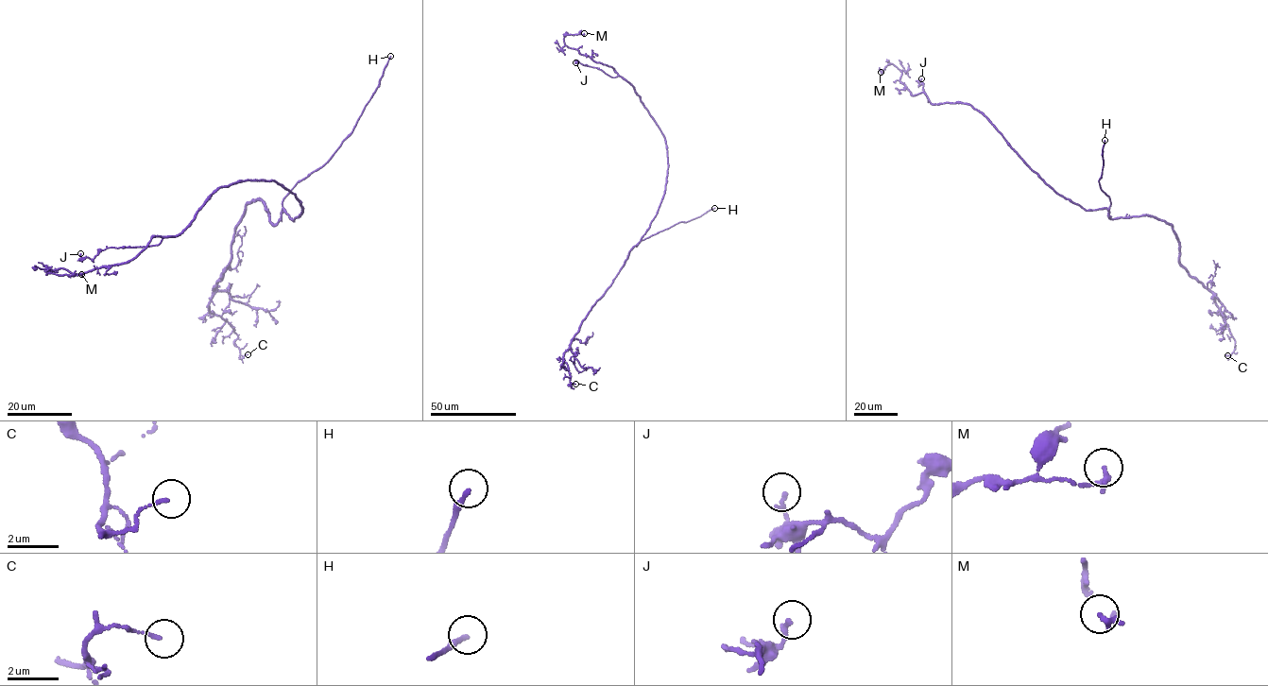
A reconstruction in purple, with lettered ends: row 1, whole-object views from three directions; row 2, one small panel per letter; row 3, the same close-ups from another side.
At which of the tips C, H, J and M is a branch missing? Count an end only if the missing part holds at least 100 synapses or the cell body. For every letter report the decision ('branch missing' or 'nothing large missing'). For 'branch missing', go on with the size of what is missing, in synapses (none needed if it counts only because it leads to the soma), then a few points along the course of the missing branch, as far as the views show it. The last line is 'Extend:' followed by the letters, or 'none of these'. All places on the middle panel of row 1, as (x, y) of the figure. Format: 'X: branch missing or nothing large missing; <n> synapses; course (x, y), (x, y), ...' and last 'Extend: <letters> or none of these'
C: nothing large missing
H: branch missing
J: nothing large missing
M: nothing large missing
Extend: H

